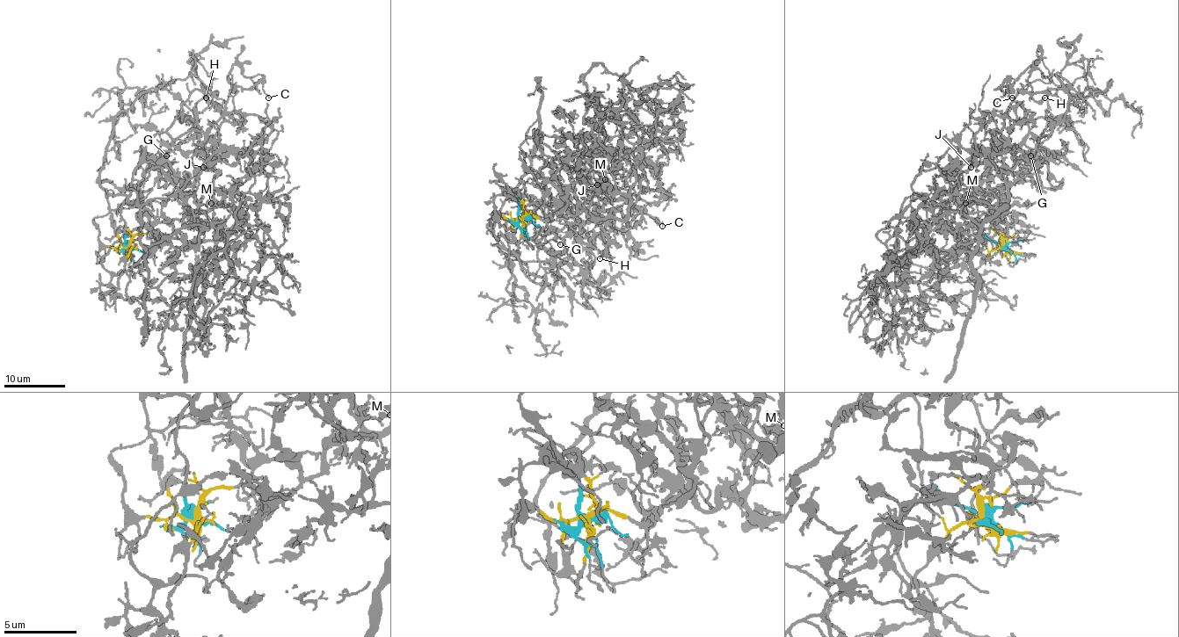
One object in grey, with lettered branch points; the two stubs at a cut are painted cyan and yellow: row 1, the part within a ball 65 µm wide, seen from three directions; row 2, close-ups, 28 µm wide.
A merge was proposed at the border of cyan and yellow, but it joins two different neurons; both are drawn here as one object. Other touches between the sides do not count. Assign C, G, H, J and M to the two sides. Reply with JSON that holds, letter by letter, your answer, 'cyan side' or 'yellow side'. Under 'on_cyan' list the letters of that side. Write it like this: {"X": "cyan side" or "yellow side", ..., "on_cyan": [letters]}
{"C": "cyan side", "G": "yellow side", "H": "cyan side", "J": "yellow side", "M": "yellow side", "on_cyan": ["C", "H"]}

